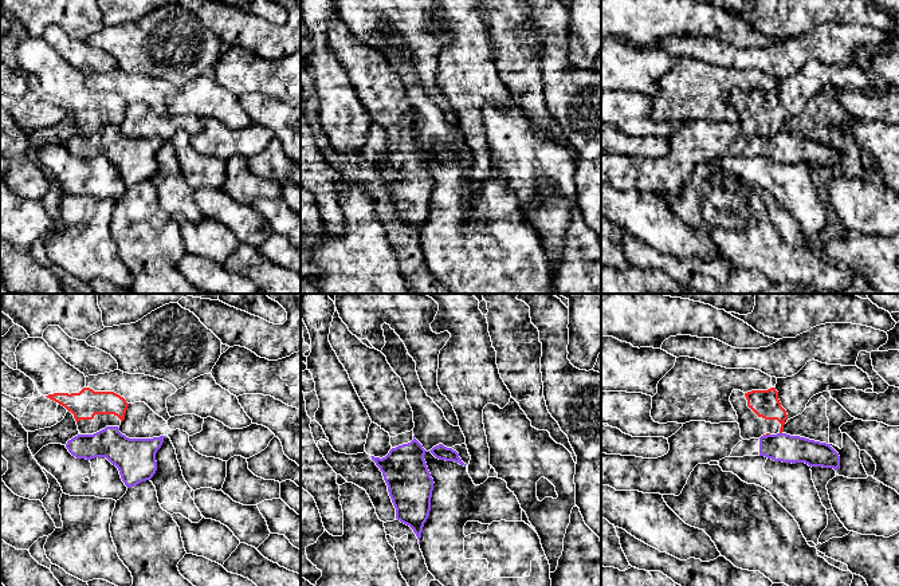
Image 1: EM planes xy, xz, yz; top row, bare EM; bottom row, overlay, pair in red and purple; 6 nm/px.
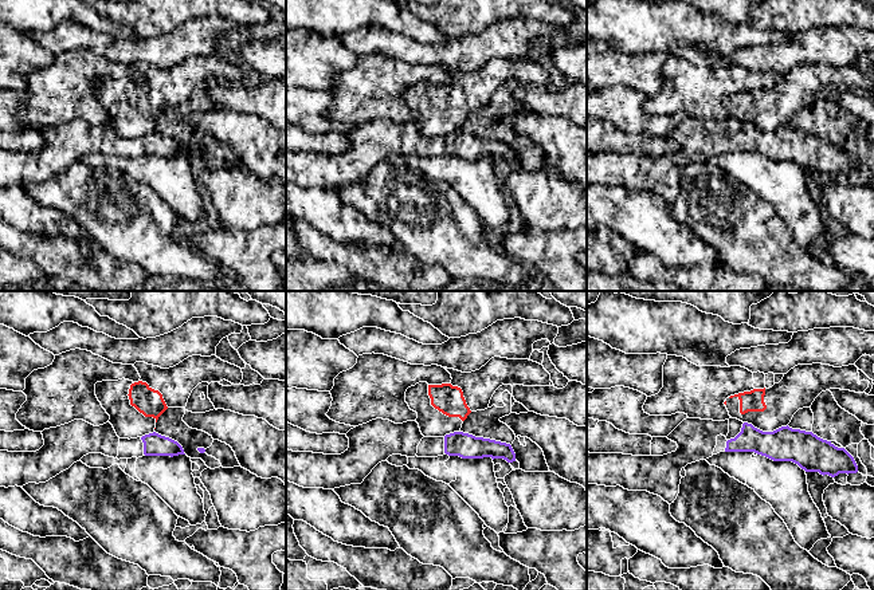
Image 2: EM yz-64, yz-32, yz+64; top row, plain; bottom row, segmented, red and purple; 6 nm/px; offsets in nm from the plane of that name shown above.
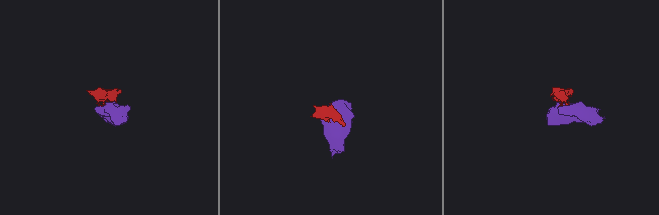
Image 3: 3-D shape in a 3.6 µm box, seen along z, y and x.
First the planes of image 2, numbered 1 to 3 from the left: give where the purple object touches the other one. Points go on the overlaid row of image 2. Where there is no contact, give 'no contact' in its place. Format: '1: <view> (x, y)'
1: no contact
2: no contact
3: no contact

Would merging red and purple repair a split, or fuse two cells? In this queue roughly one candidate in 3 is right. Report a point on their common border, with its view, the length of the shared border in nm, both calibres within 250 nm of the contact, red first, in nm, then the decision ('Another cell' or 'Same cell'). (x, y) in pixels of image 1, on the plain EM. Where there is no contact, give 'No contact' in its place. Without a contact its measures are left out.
Touches red at yz (766, 133). Shared border 40 nm. Thickness 20 nm (red) against 170 nm. Another cell

